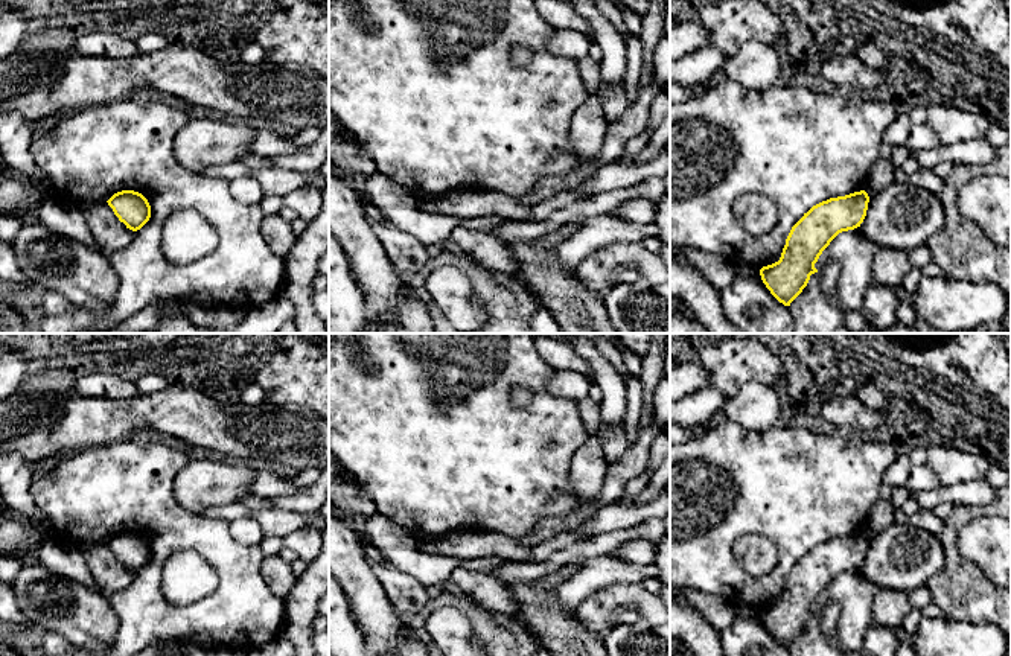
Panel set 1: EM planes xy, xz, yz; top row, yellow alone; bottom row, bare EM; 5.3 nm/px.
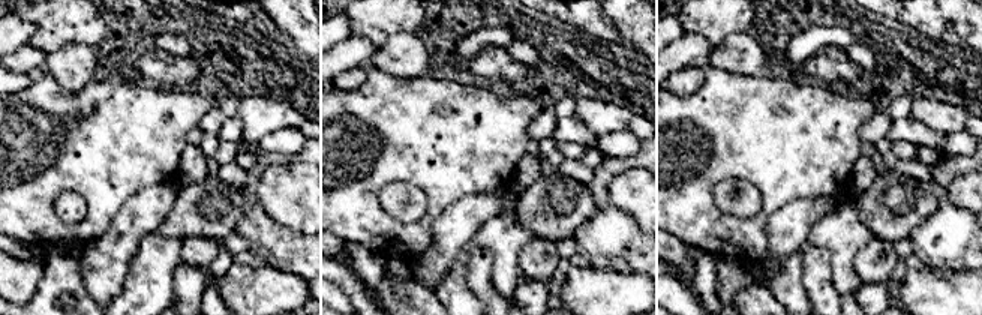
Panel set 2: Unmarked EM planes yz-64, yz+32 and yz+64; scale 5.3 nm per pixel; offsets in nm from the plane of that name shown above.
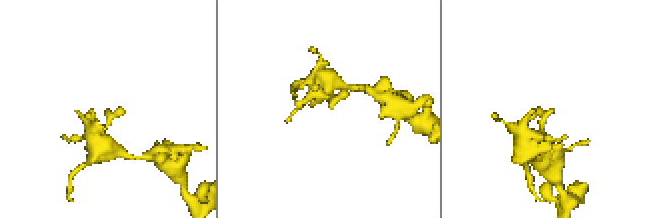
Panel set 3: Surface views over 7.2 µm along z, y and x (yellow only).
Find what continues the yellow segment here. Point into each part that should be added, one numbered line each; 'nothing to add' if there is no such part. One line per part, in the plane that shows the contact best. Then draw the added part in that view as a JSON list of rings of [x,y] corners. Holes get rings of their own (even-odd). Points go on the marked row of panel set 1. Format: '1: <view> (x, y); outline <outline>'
nothing to add

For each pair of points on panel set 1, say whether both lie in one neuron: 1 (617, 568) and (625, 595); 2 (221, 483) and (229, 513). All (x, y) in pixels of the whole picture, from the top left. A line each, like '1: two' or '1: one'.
1: two
2: two

